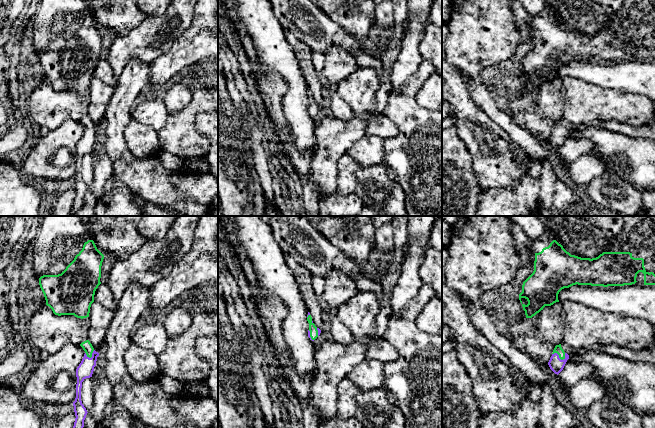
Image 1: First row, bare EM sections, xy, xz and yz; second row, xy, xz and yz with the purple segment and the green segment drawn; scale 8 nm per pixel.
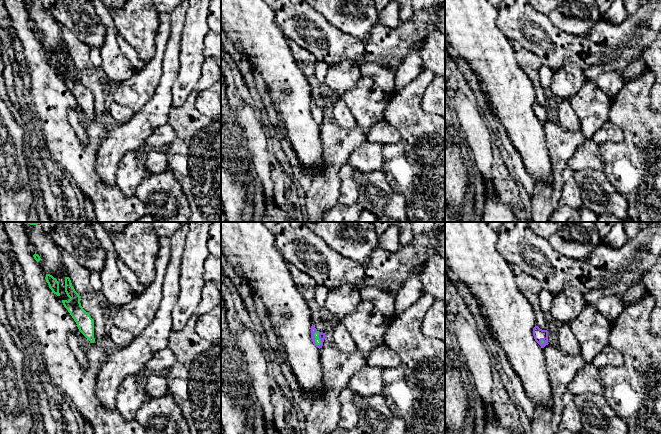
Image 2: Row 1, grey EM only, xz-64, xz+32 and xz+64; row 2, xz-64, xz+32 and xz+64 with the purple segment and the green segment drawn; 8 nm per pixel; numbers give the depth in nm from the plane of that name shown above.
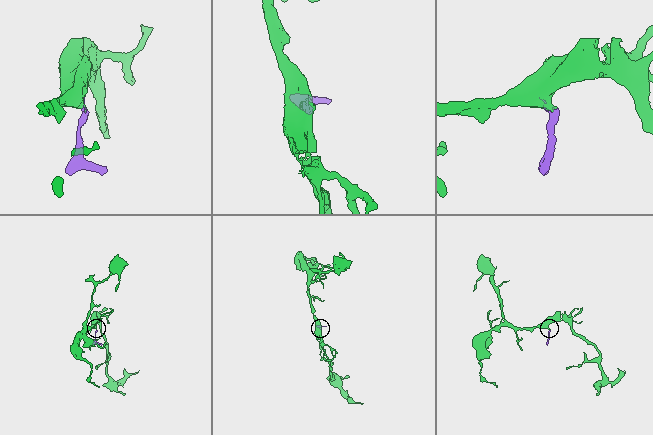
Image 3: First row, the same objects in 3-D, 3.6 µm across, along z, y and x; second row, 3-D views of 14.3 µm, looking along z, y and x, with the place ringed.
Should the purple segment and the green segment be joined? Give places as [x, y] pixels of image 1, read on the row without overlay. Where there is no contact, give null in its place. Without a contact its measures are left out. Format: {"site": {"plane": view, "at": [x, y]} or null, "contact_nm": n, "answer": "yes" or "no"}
{"site": {"plane": "yz", "at": [558, 132]}, "contact_nm": 120, "answer": "yes"}

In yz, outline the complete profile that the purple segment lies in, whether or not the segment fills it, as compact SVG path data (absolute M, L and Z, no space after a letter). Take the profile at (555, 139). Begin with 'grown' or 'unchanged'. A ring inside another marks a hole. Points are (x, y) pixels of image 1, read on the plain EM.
grown | M559 120L555 122L548 141L550 145L558 151L563 146L568 135L569 131L564 128L561 120Z

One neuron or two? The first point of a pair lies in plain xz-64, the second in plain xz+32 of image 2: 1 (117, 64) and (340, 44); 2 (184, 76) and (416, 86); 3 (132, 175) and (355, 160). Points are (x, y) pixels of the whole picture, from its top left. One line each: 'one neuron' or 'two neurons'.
1: two neurons
2: two neurons
3: two neurons

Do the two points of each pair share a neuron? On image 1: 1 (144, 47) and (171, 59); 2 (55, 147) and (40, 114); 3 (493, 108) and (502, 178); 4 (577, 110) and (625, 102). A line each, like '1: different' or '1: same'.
1: different
2: different
3: different
4: same

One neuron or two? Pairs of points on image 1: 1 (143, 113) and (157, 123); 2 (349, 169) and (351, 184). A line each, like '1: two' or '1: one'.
1: one
2: one

